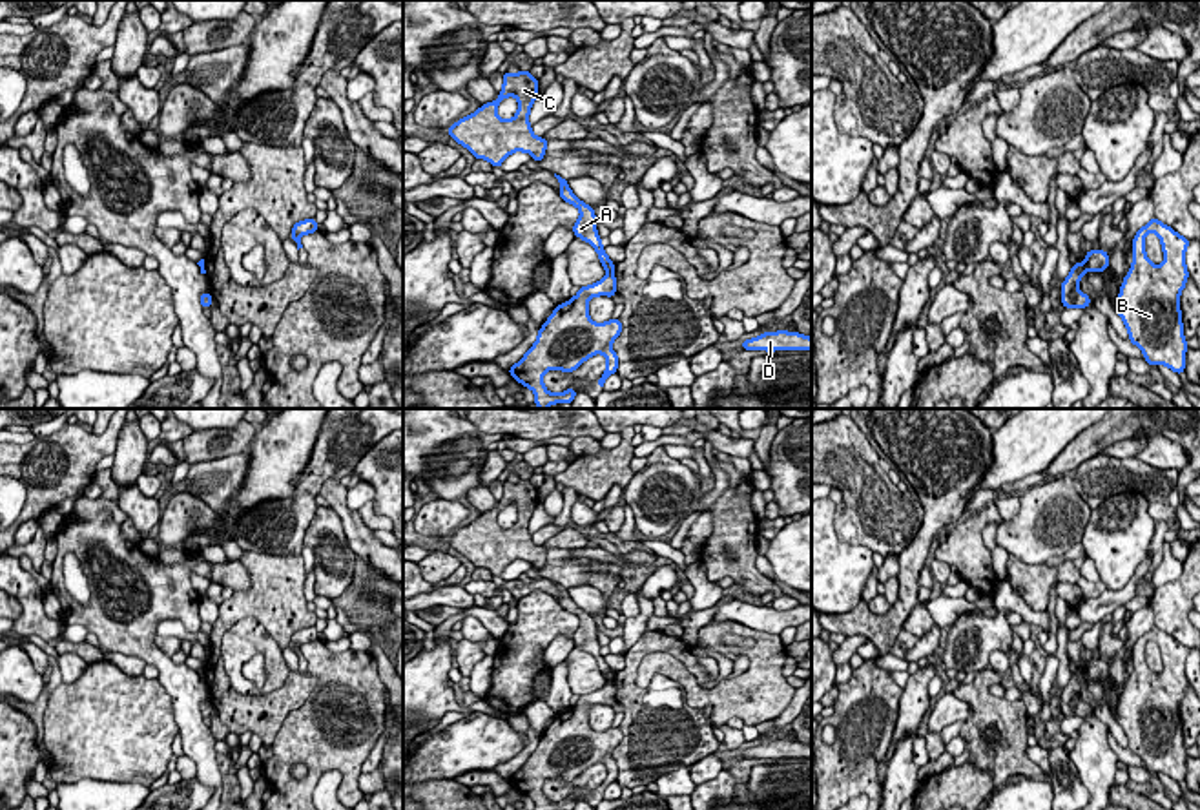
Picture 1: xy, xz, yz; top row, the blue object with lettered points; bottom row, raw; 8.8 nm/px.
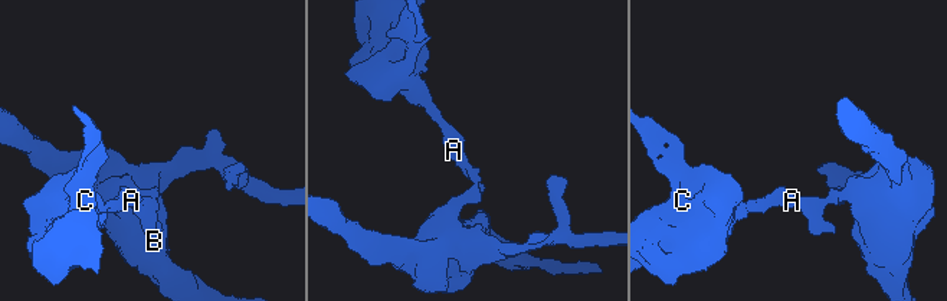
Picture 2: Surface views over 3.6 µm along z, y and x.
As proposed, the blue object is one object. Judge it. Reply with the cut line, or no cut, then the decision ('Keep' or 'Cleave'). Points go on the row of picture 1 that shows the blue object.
Split along yz (1082, 263), (1086, 270). Cleave

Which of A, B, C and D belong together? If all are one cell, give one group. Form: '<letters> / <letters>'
A C / B D

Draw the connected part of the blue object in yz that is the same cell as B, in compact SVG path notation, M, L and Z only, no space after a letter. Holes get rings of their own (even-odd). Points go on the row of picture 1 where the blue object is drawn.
M1153 217L1133 239L1133 263L1118 294L1116 314L1123 319L1129 341L1153 365L1165 365L1173 372L1185 370L1185 350L1180 294L1189 272L1185 250L1189 239ZM1145 235L1158 235L1164 263L1156 266L1145 254Z

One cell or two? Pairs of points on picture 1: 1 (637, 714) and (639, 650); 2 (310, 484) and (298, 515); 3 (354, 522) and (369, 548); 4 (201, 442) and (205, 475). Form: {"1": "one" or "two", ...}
{"1": "one", "2": "one", "3": "one", "4": "two"}

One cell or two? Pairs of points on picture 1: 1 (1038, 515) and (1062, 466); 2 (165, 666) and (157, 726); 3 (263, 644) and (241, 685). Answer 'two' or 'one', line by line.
1: two
2: two
3: one

